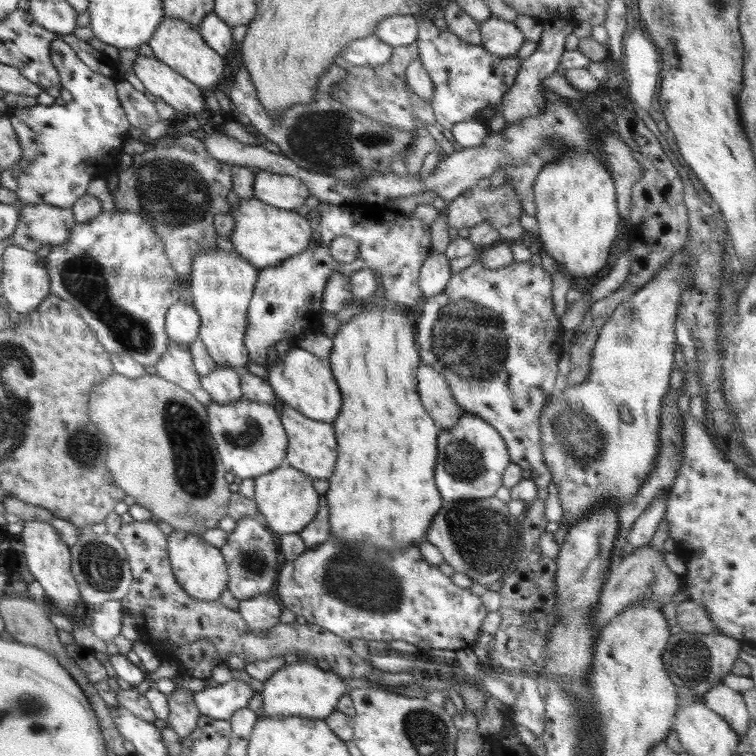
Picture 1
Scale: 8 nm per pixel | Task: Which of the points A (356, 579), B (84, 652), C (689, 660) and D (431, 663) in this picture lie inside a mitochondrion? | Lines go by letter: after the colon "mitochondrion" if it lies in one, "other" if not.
A: mitochondrion
B: other
C: mitochondrion
D: other

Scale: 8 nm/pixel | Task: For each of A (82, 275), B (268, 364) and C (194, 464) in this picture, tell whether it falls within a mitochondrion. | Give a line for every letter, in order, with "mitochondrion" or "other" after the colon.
A: mitochondrion
B: other
C: mitochondrion

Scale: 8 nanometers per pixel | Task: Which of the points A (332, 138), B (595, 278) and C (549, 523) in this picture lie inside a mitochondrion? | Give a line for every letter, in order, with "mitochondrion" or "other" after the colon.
A: mitochondrion
B: other
C: other

